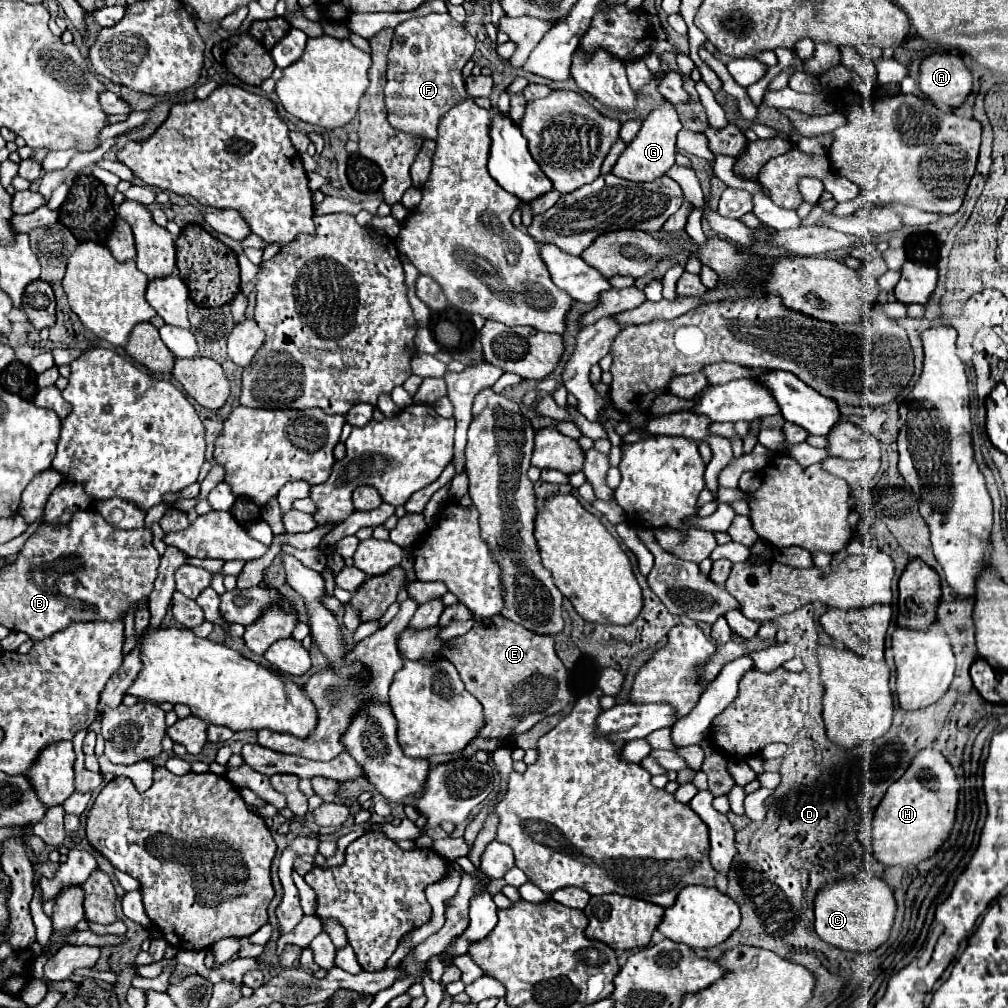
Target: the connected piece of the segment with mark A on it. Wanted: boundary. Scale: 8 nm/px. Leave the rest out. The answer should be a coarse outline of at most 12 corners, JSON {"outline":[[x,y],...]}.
{"outline":[[961,57],[921,61],[919,89],[935,105],[959,107],[973,87]]}

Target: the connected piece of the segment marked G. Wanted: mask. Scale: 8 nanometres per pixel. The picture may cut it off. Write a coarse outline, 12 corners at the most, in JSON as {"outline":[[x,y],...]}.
{"outline":[[663,99],[621,153],[613,175],[653,181],[675,165],[681,131]]}

